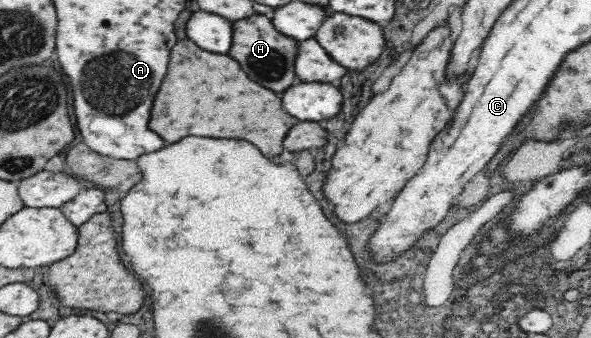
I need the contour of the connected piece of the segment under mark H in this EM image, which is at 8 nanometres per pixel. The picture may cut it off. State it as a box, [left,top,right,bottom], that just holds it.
[229,16,299,92]

